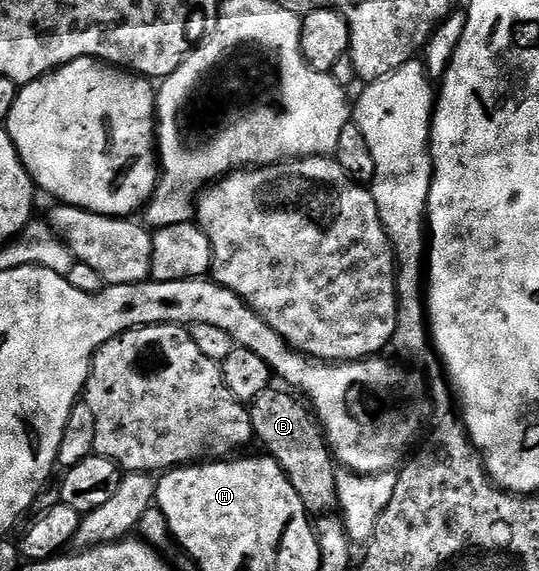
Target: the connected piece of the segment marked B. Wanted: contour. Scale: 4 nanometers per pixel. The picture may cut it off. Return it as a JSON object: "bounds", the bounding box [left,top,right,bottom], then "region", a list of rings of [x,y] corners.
{"bounds":[247,389,339,515],"region":[[[280,389],[264,390],[262,394],[255,396],[253,402],[248,403],[247,409],[251,416],[256,441],[258,443],[261,441],[265,445],[264,453],[274,458],[279,468],[283,468],[287,480],[291,480],[291,488],[299,492],[299,500],[303,500],[310,515],[332,515],[338,509],[337,476],[339,473],[333,451],[329,449],[329,443],[325,441],[316,417],[288,389]]]}

